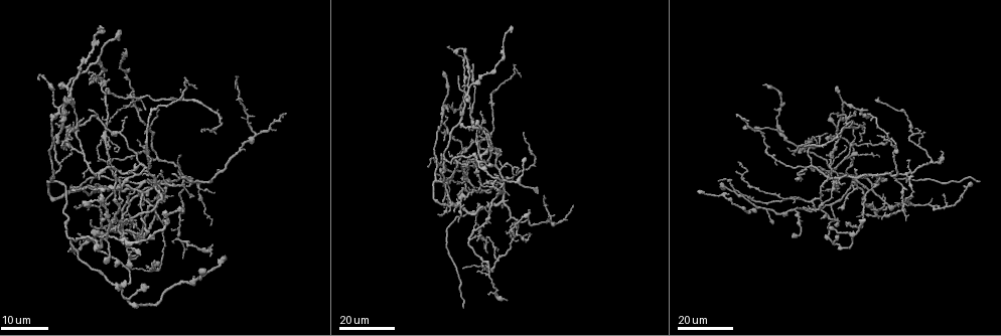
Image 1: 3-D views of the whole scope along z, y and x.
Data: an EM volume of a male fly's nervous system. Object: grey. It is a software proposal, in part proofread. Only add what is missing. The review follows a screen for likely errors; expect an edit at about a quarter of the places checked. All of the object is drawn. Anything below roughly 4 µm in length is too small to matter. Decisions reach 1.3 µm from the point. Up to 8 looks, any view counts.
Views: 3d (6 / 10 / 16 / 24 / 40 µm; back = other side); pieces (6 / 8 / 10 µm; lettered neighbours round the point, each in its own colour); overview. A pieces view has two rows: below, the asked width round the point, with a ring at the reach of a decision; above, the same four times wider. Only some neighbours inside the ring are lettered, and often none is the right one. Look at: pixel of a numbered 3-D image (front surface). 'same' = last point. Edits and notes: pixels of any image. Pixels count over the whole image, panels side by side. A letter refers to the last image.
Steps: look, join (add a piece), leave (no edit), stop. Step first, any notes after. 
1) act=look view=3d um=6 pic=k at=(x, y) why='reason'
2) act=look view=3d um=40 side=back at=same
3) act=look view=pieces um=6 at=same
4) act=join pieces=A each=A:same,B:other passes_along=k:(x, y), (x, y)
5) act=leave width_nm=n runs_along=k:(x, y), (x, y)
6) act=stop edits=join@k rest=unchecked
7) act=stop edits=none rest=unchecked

act=look view=3d um=16 pic=1 at=(486, 251) why='tapers out'

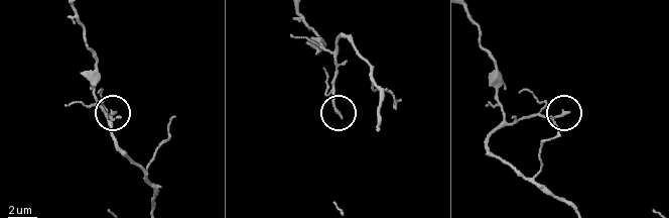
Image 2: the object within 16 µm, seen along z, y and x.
act=look view=pieces um=10 pic=2 at=(566, 113) why='what lies round it'

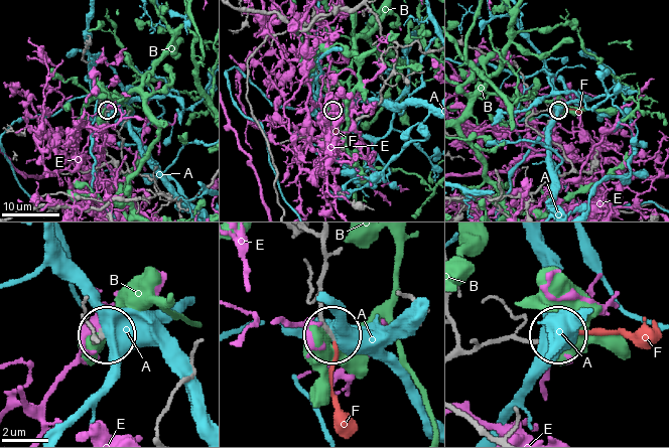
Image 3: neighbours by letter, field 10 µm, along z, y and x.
act=join pieces=F width_nm=180 each=A:other,B:other,E:other,F:same found='it goes on there'

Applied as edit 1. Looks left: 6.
act=look view=3d um=24 pic=1 at=(237, 77) why='tapers out'

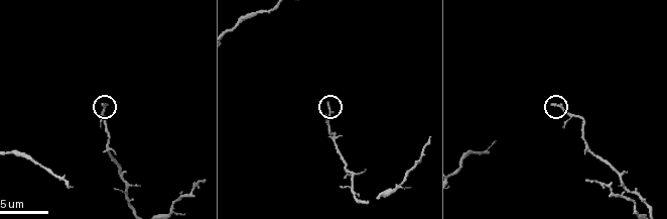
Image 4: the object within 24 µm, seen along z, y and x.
act=look view=pieces um=10 pic=4 at=(552, 103)

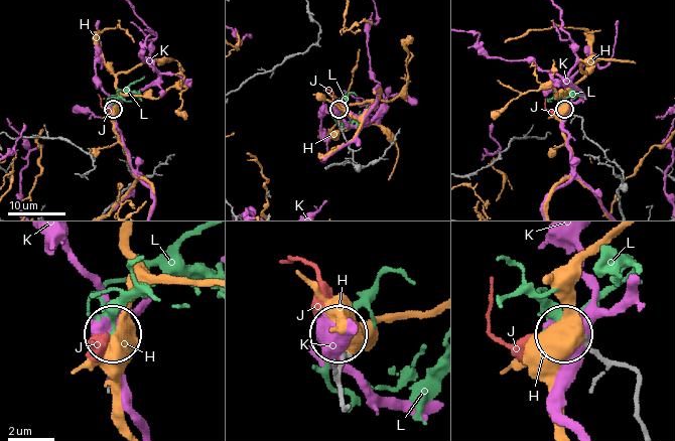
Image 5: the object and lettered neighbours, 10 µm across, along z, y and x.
act=join pieces=J each=H:other,J:same,K:other,L:other found='it goes on there'

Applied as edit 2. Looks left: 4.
act=look view=3d um=16 pic=1 at=(904, 188) why='tapers out'

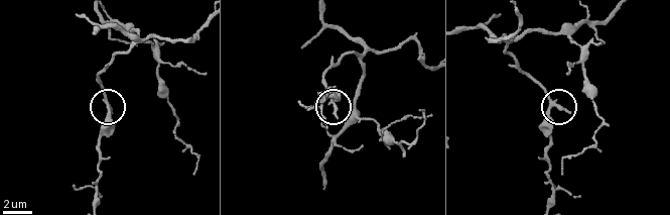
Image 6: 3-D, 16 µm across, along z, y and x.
act=look view=pieces um=10 pic=6 at=(338, 118) why='what lies round it'

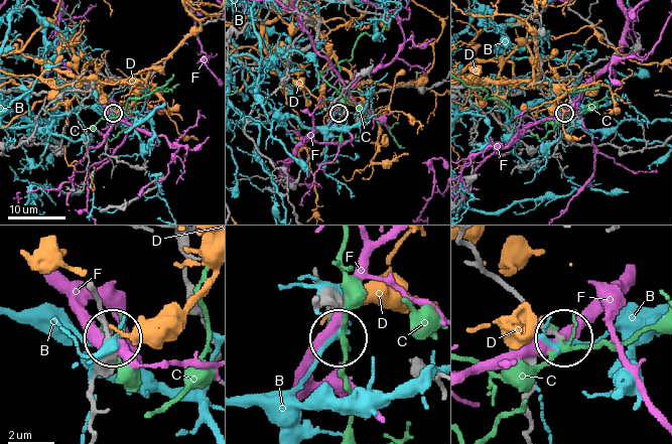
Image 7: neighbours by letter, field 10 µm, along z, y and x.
act=leave each=B:other,C:other,D:other,F:other found='no lettered piece goes on from it'

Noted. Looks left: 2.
act=look view=3d um=16 pic=1 at=(441, 122) why='an open end'

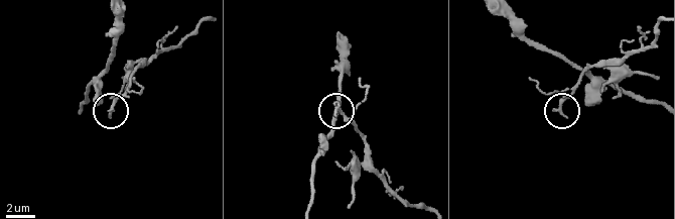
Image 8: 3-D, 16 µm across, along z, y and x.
act=look view=pieces um=10 pic=8 at=(561, 114)

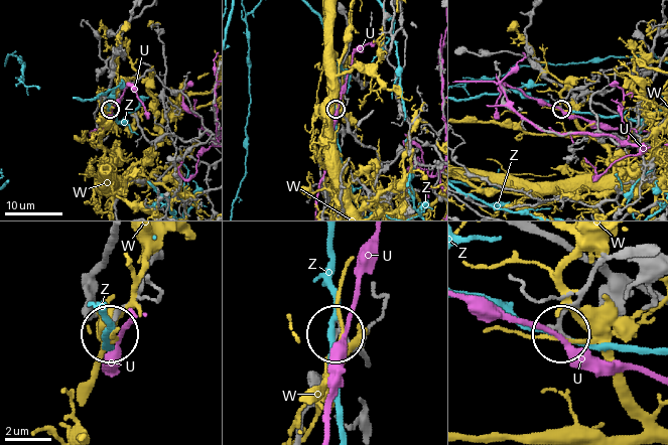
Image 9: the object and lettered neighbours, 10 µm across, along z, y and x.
act=leave each=U:other,W:other,Z:other found='no lettered piece goes on from it'

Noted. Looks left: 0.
act=stop edits=join@3,join@5 rest=unchecked

